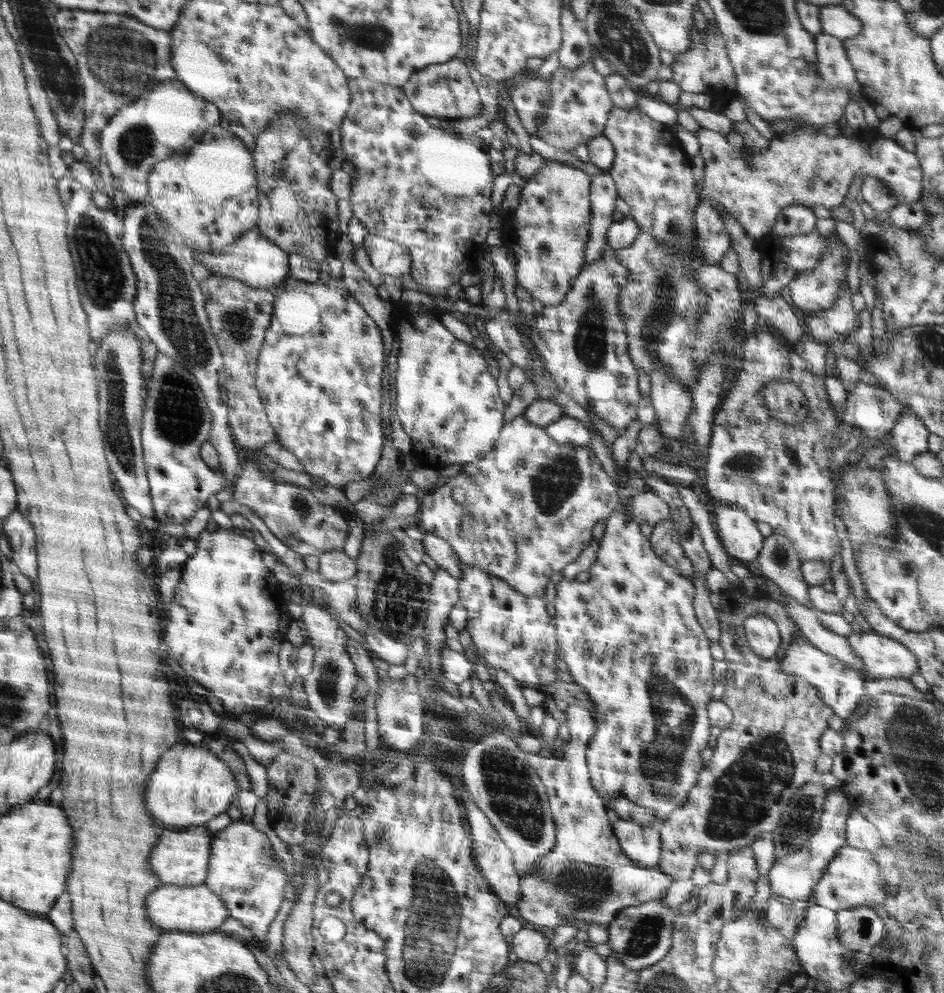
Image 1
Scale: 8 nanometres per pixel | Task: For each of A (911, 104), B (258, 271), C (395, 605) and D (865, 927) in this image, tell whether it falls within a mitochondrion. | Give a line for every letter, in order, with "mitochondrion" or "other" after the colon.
A: other
B: other
C: mitochondrion
D: other

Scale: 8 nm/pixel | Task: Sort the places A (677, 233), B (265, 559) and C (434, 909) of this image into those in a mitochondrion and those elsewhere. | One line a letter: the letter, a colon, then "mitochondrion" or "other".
A: mitochondrion
B: other
C: mitochondrion

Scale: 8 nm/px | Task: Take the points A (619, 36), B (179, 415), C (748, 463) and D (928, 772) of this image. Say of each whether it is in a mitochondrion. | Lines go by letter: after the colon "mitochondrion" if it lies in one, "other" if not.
A: mitochondrion
B: mitochondrion
C: mitochondrion
D: mitochondrion

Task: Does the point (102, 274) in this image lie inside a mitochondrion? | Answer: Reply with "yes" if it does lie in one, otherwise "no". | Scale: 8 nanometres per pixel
yes

